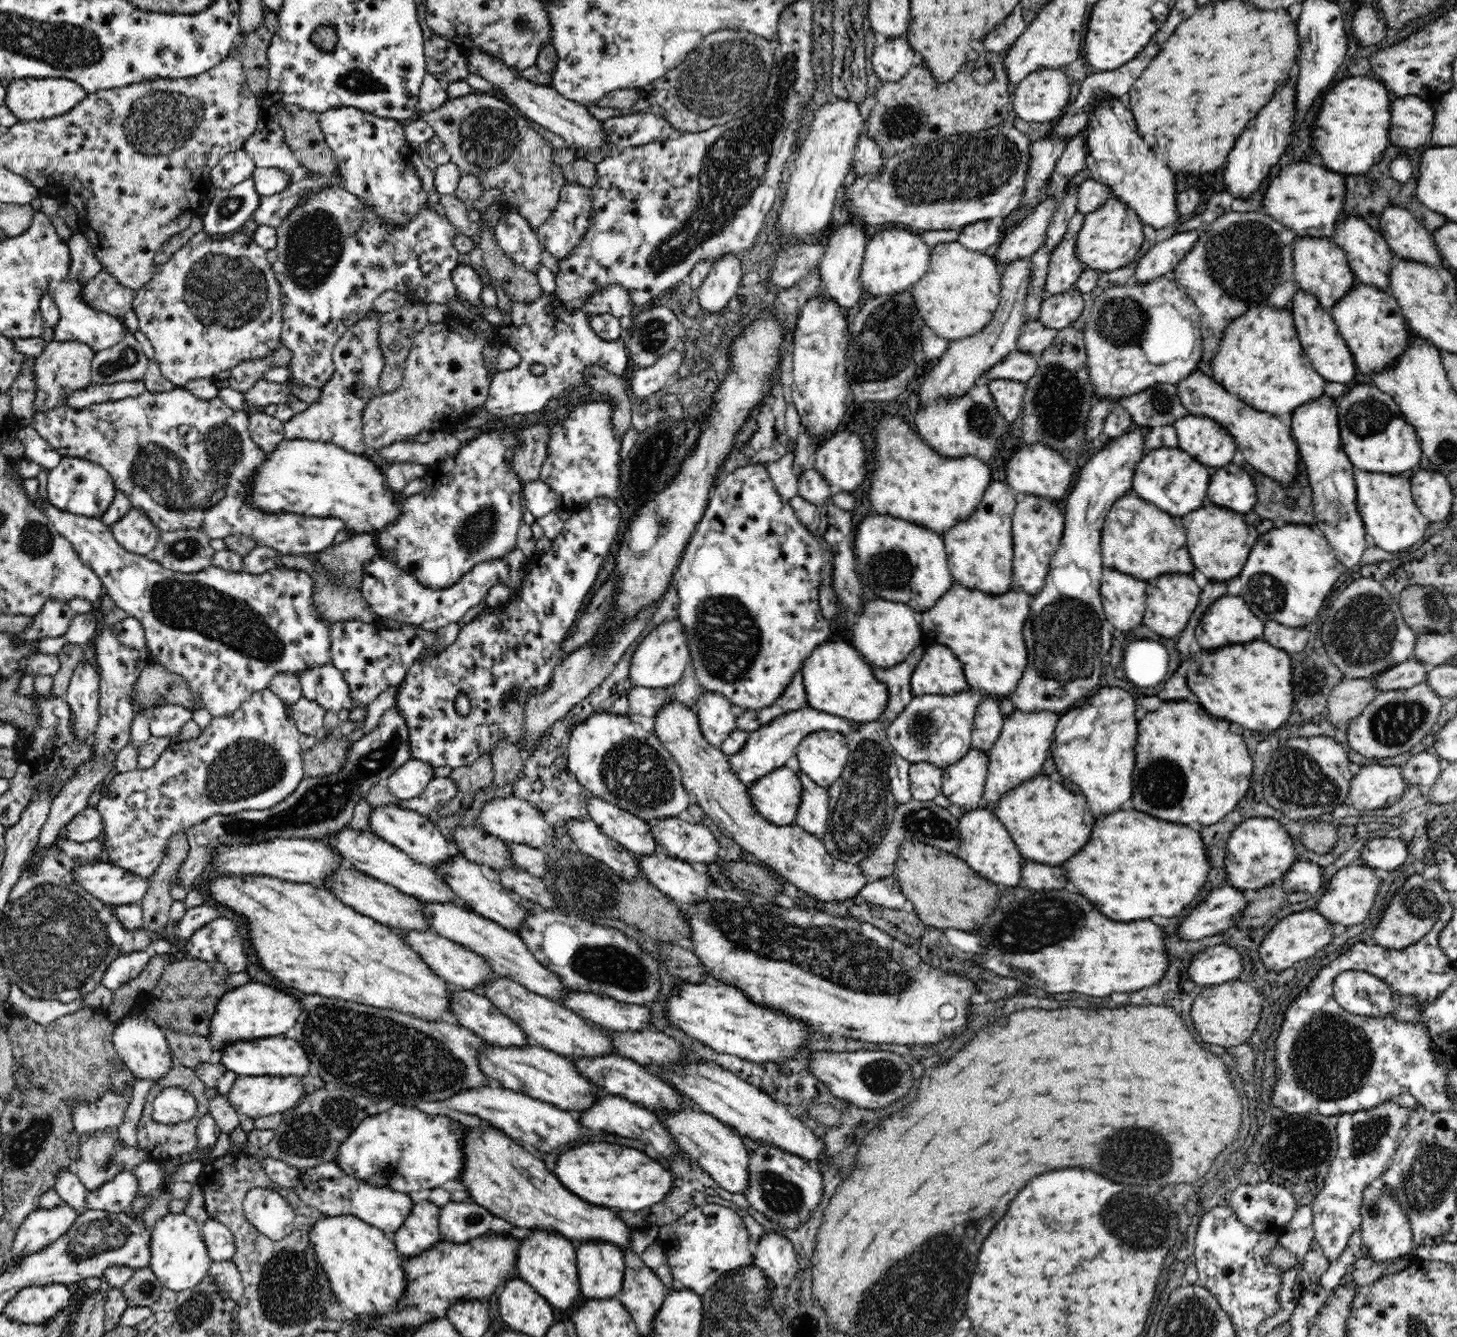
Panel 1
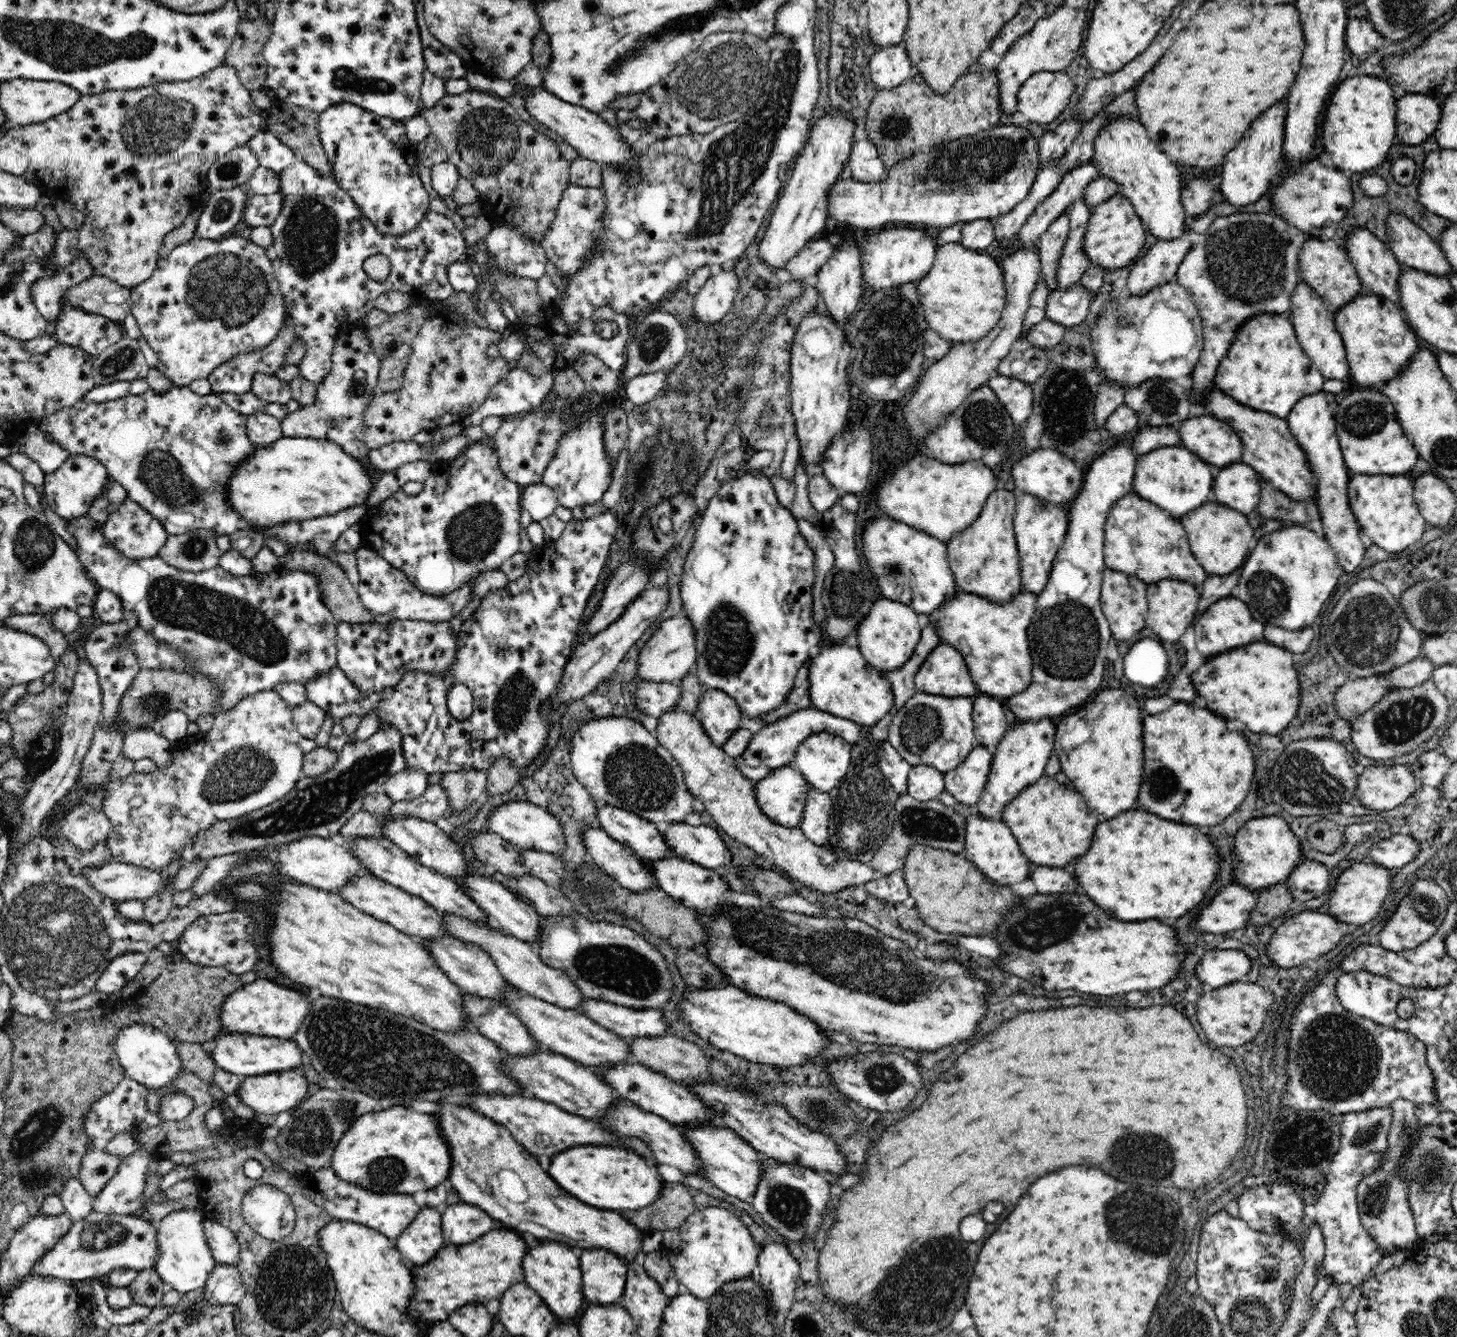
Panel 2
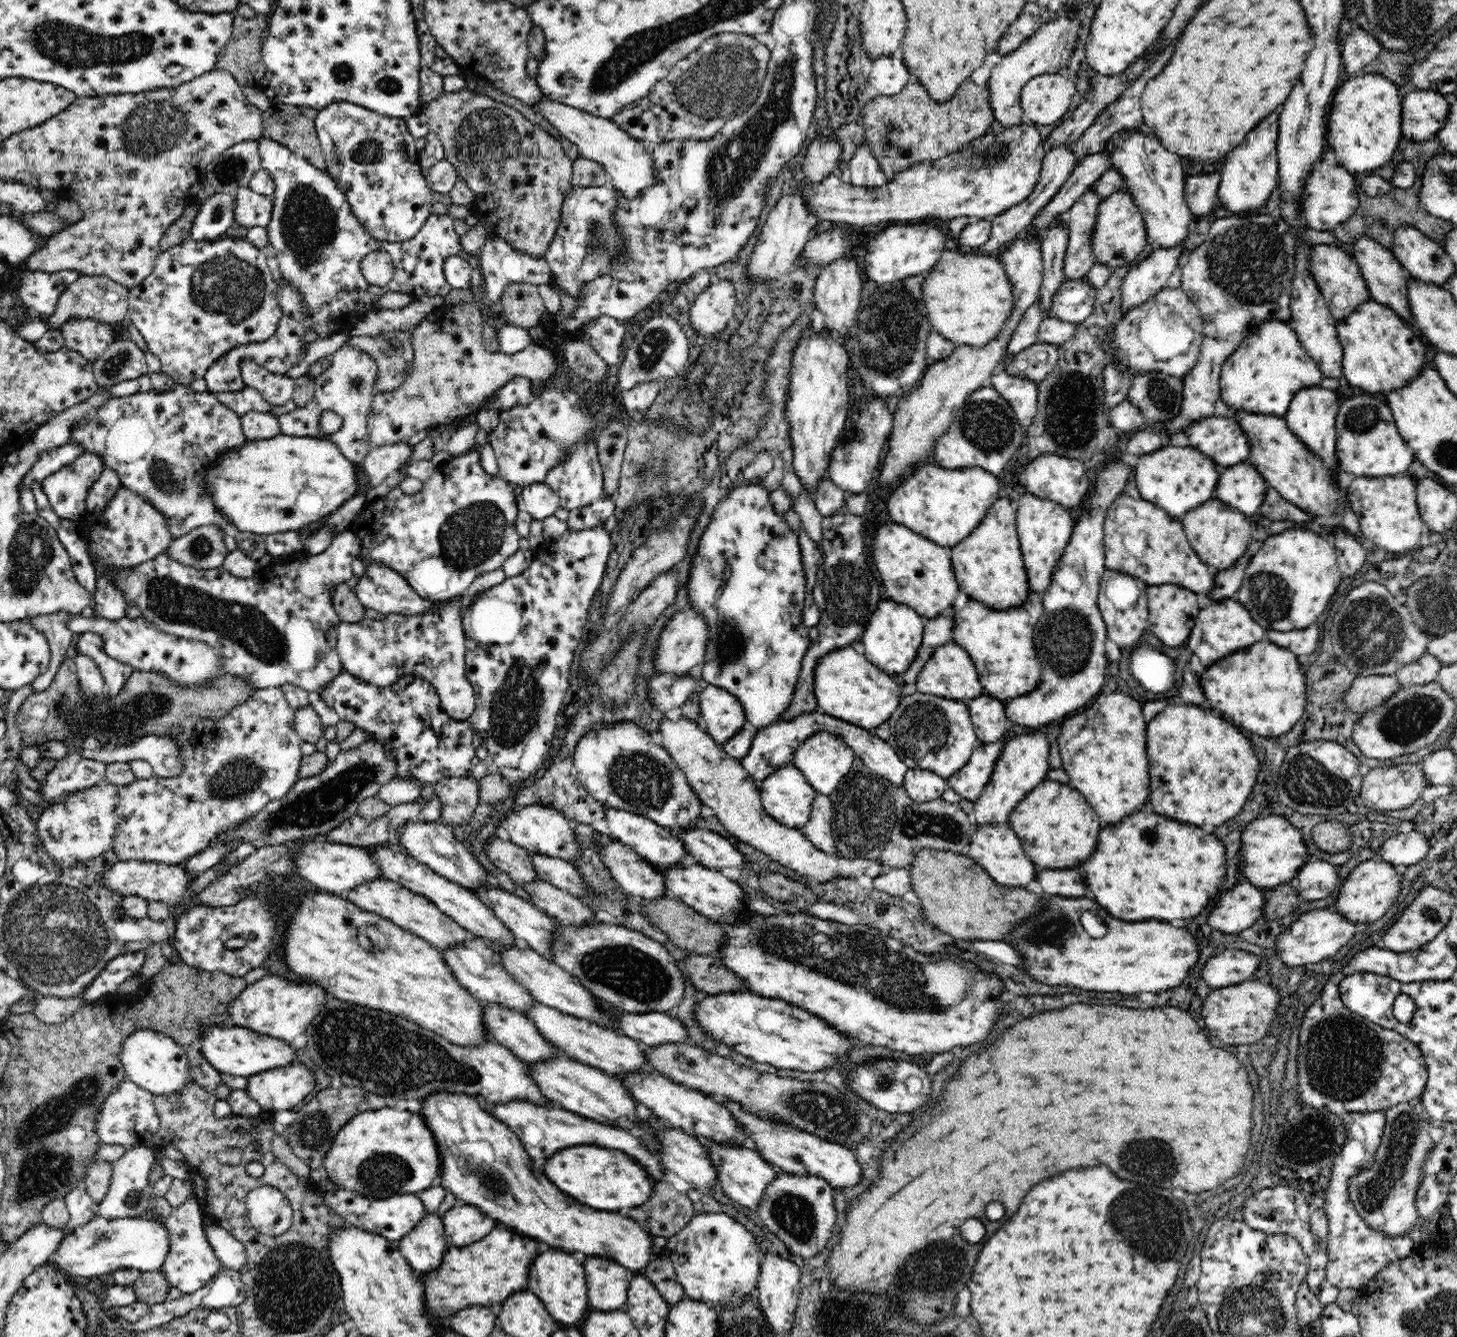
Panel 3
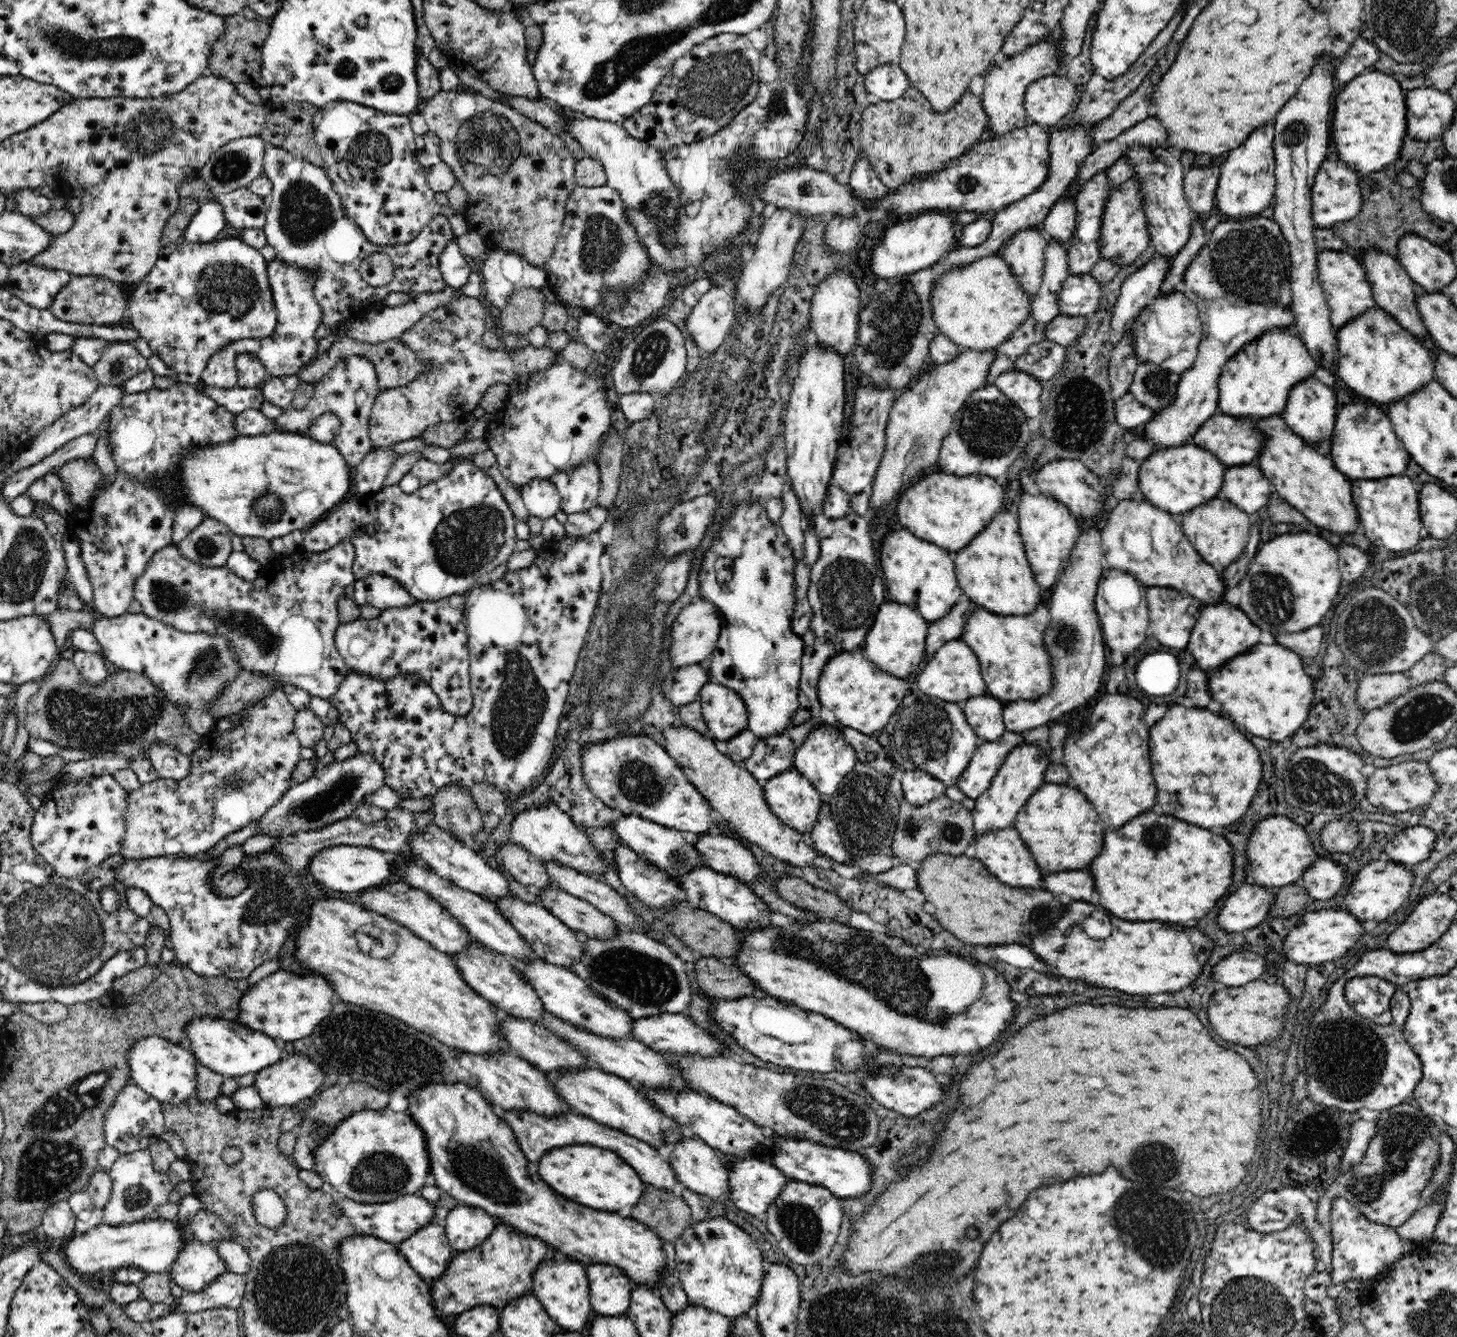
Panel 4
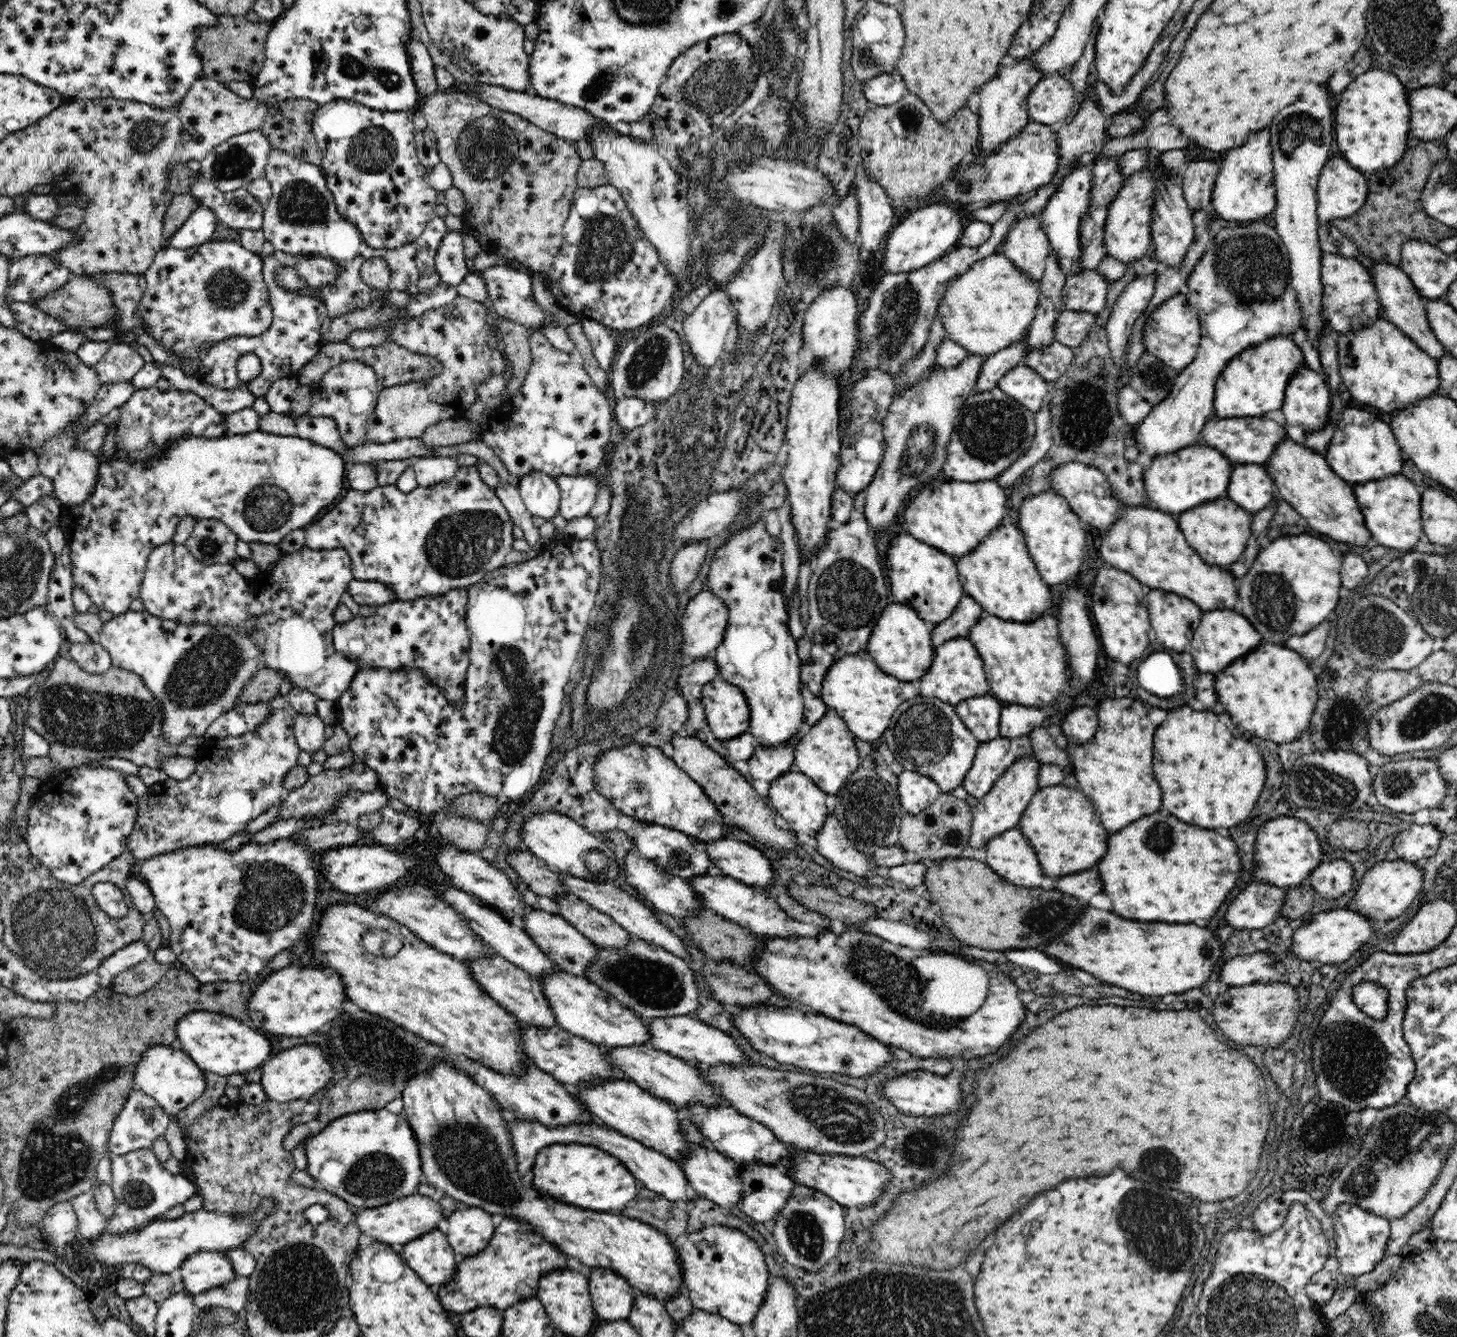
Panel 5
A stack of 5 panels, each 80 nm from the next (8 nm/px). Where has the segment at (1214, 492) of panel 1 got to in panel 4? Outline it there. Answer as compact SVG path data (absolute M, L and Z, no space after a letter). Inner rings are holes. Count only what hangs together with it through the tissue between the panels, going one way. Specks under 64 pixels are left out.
M1256 463L1252 466L1230 468L1224 476L1222 494L1248 514L1264 508L1264 502L1268 503L1269 495L1273 491L1271 482Z

